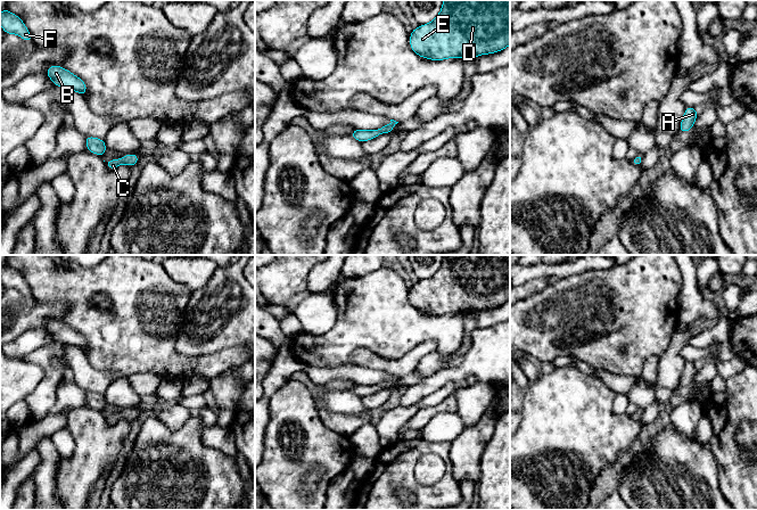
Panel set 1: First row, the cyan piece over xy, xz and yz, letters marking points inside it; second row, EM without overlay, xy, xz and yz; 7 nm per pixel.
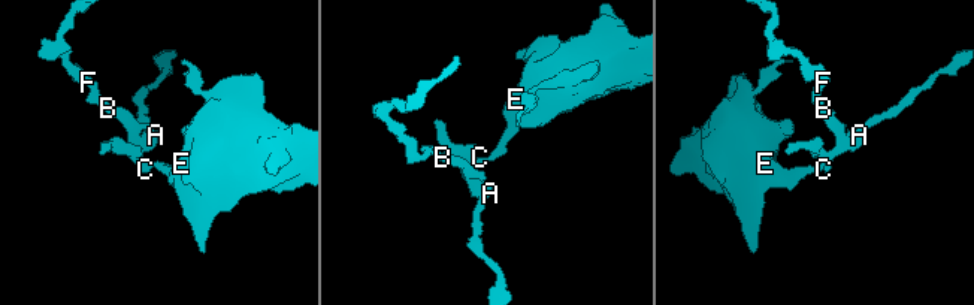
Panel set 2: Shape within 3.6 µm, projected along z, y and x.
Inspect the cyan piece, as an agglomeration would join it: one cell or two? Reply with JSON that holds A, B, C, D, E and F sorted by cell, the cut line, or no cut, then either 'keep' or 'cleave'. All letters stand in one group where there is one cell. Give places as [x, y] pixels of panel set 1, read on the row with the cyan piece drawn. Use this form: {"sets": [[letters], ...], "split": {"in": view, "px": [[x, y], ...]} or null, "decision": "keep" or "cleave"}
{"sets": [["A", "B", "C", "D", "E", "F"]], "split": null, "decision": "keep"}

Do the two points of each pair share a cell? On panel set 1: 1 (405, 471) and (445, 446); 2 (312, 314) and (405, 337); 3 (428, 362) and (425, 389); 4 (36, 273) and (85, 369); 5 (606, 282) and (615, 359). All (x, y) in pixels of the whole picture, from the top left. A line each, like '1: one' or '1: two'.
1: one
2: two
3: two
4: two
5: one

